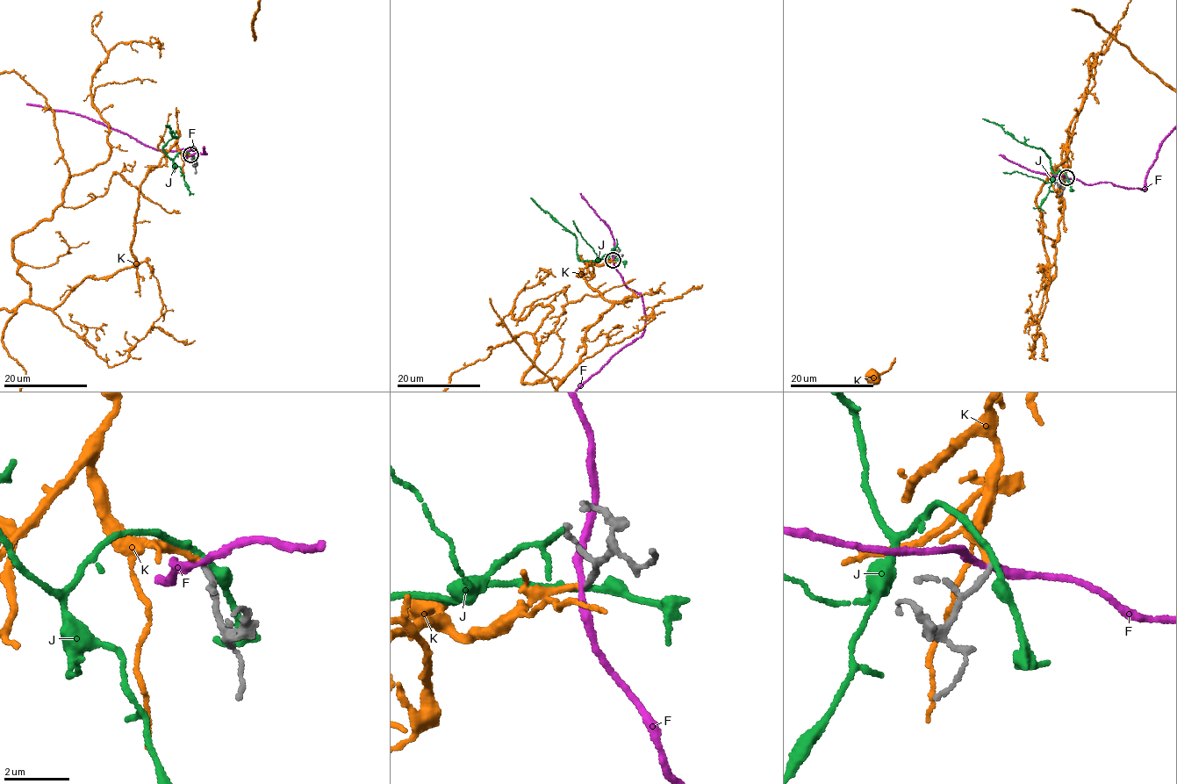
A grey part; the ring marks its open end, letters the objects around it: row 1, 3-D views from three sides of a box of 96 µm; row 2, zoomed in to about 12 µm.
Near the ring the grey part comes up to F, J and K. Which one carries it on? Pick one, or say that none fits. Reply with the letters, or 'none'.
K

